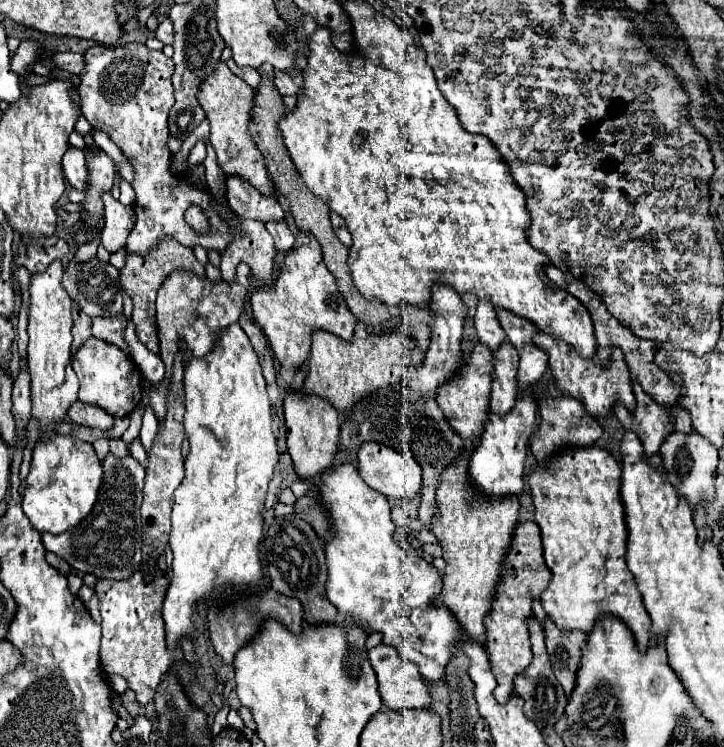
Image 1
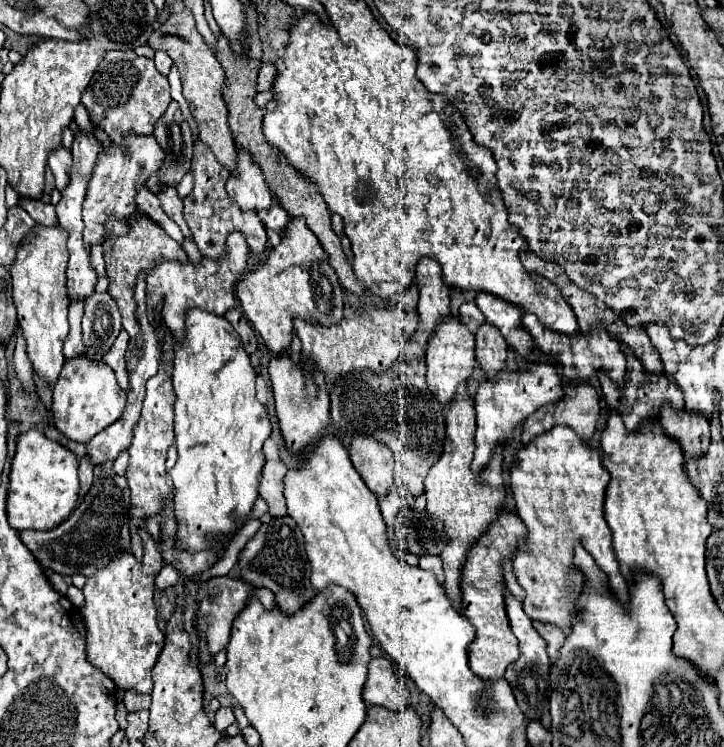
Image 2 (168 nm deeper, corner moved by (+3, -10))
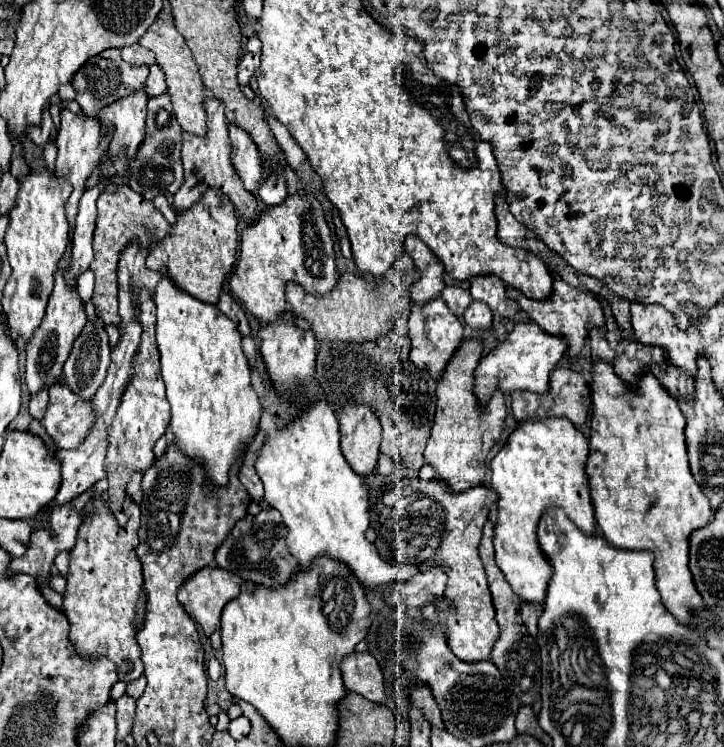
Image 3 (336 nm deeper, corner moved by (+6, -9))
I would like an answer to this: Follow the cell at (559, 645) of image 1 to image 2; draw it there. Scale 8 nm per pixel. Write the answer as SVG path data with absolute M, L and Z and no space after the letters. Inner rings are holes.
M534 621L534 629L546 641L546 645L548 645L548 657L550 657L550 661L554 661L556 655L558 655L558 649L562 647L562 643L566 639L564 631L560 627L552 625L552 623L542 623L542 621Z

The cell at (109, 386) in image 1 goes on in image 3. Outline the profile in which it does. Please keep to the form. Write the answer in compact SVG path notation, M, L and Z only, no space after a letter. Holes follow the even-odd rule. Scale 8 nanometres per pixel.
M65 380L57 382L49 388L49 406L41 422L59 448L75 448L95 426L93 402L75 394Z

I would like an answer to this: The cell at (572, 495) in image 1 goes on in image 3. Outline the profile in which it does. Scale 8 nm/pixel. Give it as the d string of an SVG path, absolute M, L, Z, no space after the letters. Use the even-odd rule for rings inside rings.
M547 418L547 420L527 420L517 426L517 430L509 436L507 444L499 450L499 454L491 460L491 484L499 494L499 520L495 526L495 556L501 572L505 574L509 586L523 602L539 602L543 604L547 596L547 586L553 576L553 566L547 564L547 556L543 554L537 540L537 524L545 510L561 508L567 518L587 536L597 536L597 522L589 494L589 476L585 472L585 464L589 458L589 442L587 438L567 420L567 418Z

